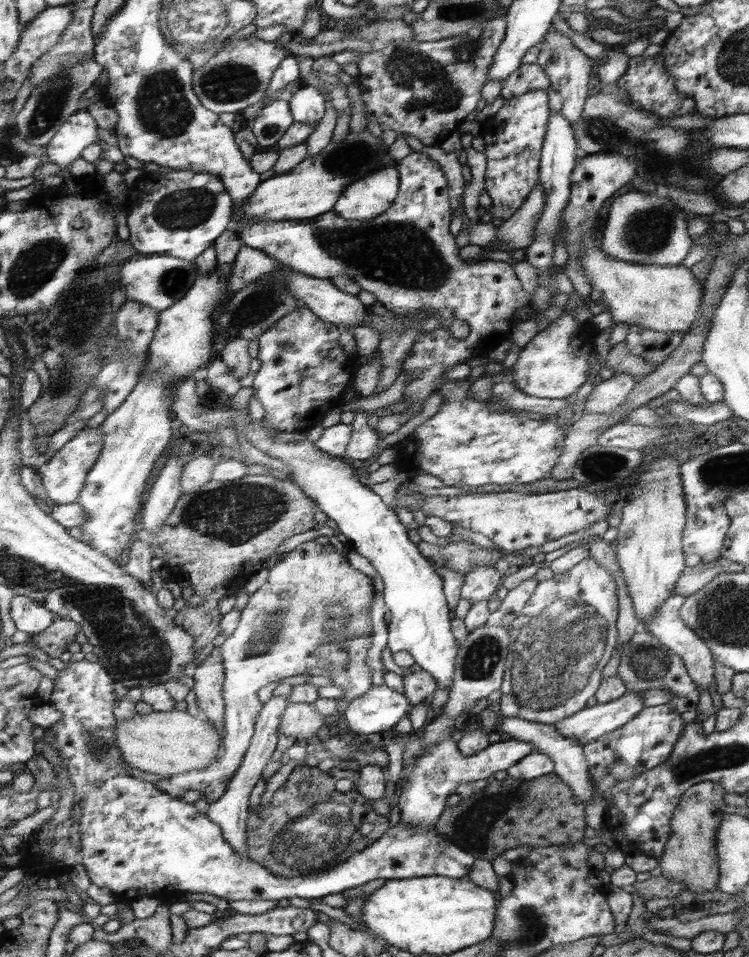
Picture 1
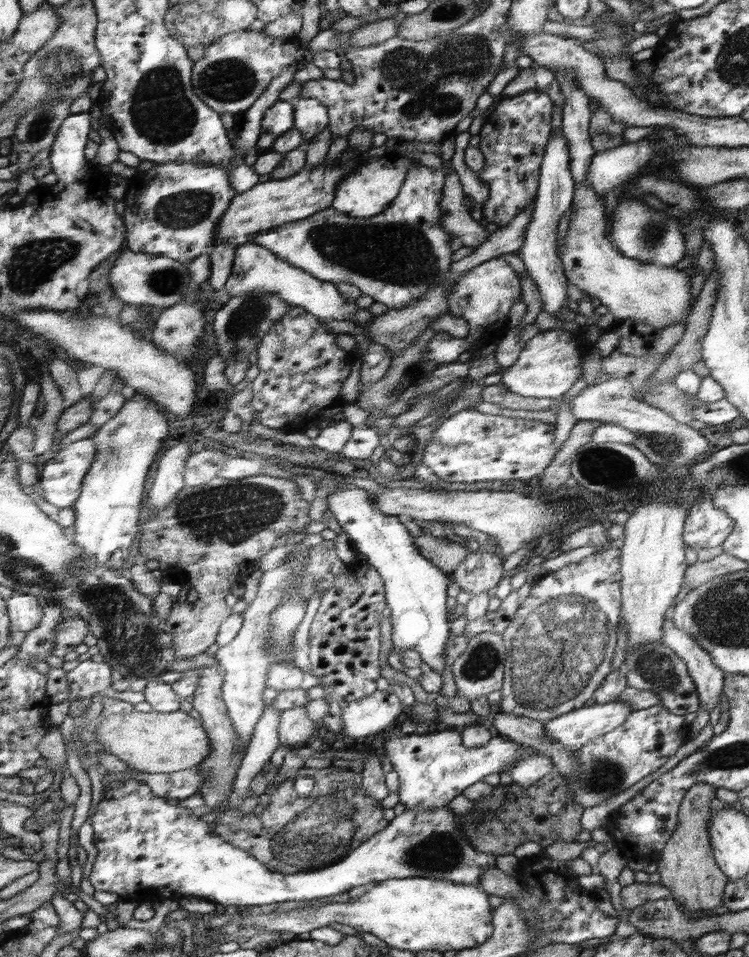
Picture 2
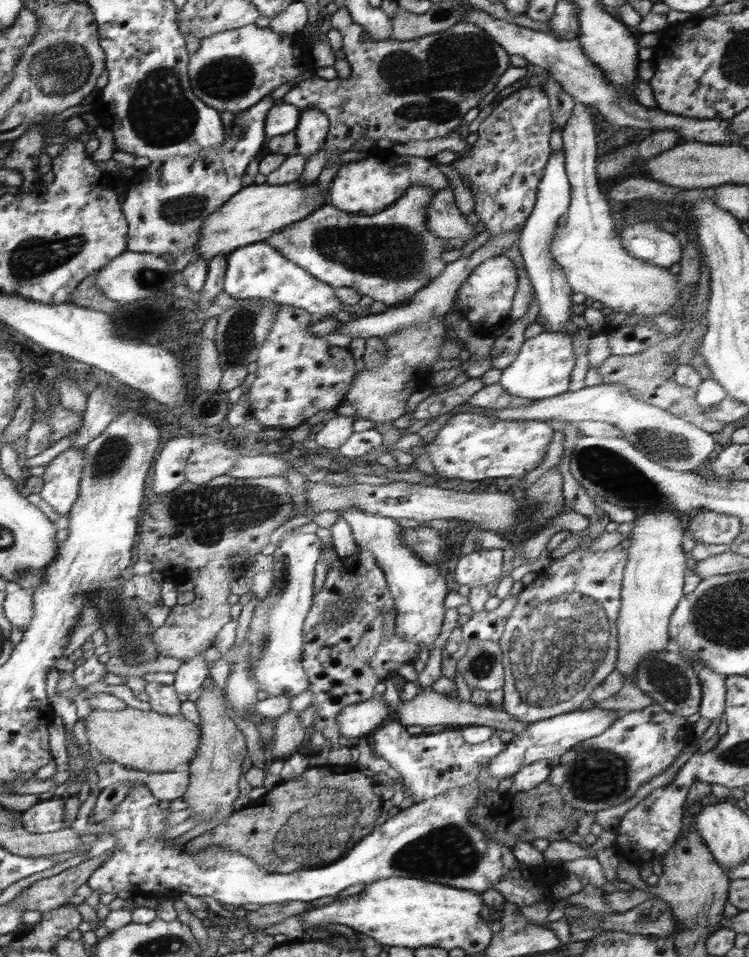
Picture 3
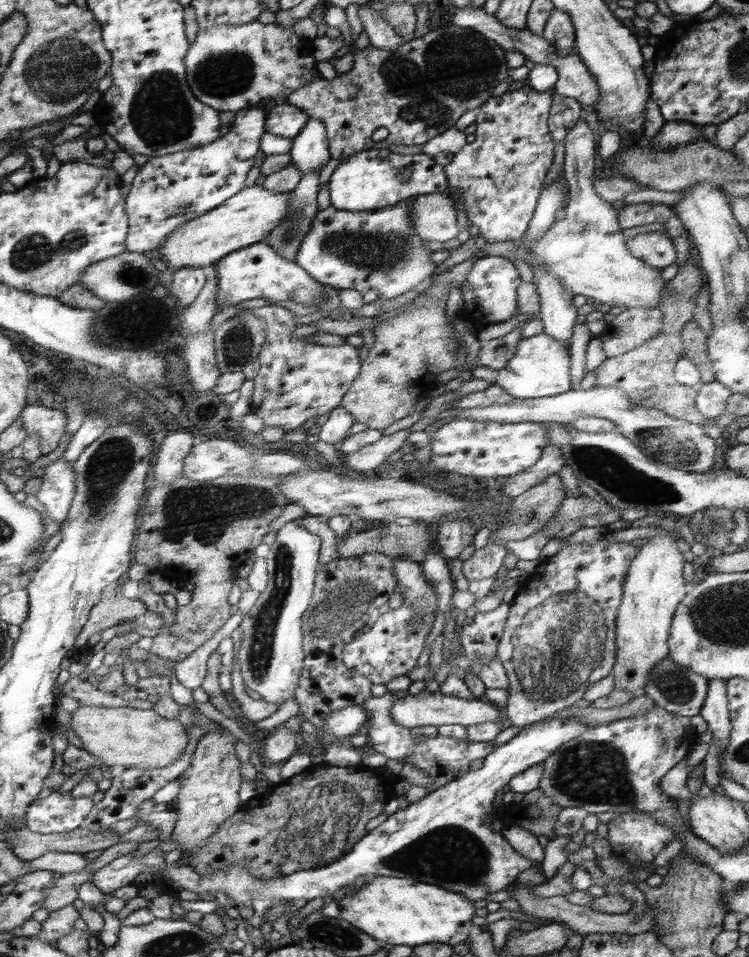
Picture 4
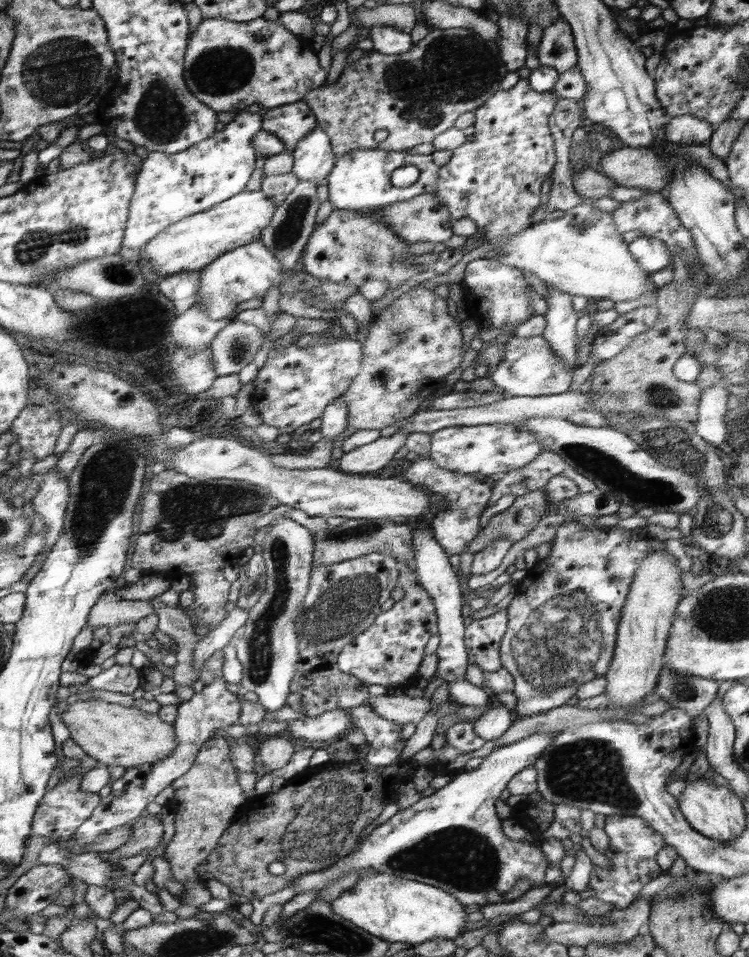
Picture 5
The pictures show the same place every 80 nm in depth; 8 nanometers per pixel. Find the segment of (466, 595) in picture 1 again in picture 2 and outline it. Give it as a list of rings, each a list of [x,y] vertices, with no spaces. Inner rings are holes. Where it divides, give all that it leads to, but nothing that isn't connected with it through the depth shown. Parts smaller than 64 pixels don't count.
[[[474,551],[453,570],[452,576],[461,590],[476,596],[498,586],[506,575],[502,566],[495,553]]]

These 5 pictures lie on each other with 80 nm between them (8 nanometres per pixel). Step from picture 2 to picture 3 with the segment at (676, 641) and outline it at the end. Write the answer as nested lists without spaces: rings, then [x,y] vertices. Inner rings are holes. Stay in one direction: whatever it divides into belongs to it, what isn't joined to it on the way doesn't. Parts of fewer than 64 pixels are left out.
[[[696,661],[693,664],[693,670],[702,687],[702,698],[698,714],[701,717],[714,721],[716,726],[721,724],[722,714],[726,706],[726,675],[716,674],[710,670],[710,667]]]

